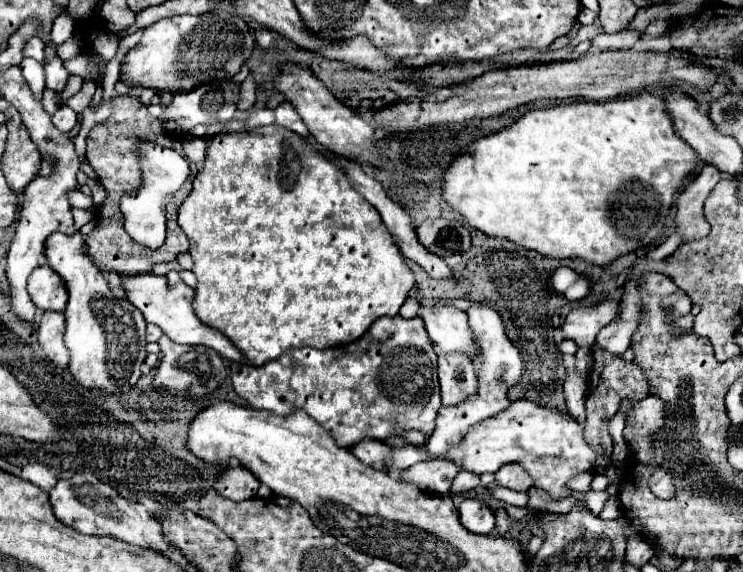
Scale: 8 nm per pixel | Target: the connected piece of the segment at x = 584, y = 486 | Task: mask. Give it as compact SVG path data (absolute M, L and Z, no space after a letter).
M578 474L576 480L568 482L568 488L576 490L576 492L588 492L590 490L590 482L592 482L592 474Z

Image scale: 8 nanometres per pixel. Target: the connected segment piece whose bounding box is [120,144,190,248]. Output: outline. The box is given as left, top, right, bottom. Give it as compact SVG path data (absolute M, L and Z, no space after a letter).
M140 146L140 166L144 174L144 184L140 190L130 192L122 196L120 200L120 210L124 214L124 228L126 232L136 238L136 242L148 246L148 248L158 248L164 244L166 236L166 204L182 188L186 178L190 176L188 160L179 155L176 151L164 147L145 147Z

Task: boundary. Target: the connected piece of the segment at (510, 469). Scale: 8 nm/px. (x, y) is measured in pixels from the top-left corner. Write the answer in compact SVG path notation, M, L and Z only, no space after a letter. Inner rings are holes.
M504 464L494 476L496 476L496 482L500 482L502 486L516 490L516 492L522 492L522 490L528 490L530 486L534 486L532 478L520 464Z

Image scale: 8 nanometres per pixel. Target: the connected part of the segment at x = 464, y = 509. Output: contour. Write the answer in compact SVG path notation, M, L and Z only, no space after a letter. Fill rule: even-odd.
M462 500L458 512L462 526L474 534L490 534L494 528L494 512L480 500Z

